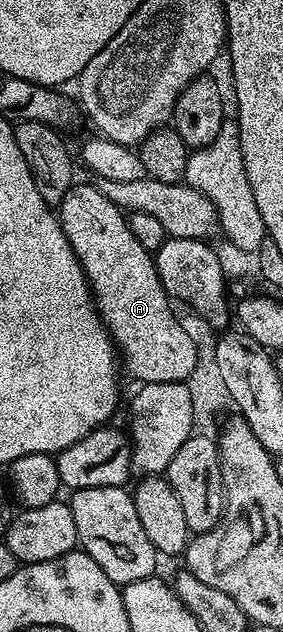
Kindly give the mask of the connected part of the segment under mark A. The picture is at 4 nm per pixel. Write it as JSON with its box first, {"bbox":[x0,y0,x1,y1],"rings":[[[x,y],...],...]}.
{"bbox":[58,182,198,384],"rings":[[[77,182],[58,204],[58,218],[60,228],[64,230],[64,235],[70,241],[82,265],[84,276],[88,279],[92,297],[96,300],[96,312],[100,315],[108,334],[112,336],[113,343],[116,344],[123,370],[125,367],[134,378],[140,379],[141,384],[182,383],[188,380],[195,362],[198,361],[198,349],[186,330],[182,329],[177,313],[172,312],[173,304],[164,292],[164,286],[158,277],[153,252],[147,251],[142,241],[138,241],[138,237],[130,233],[125,212],[116,207],[114,201],[106,198],[95,182]]]}

